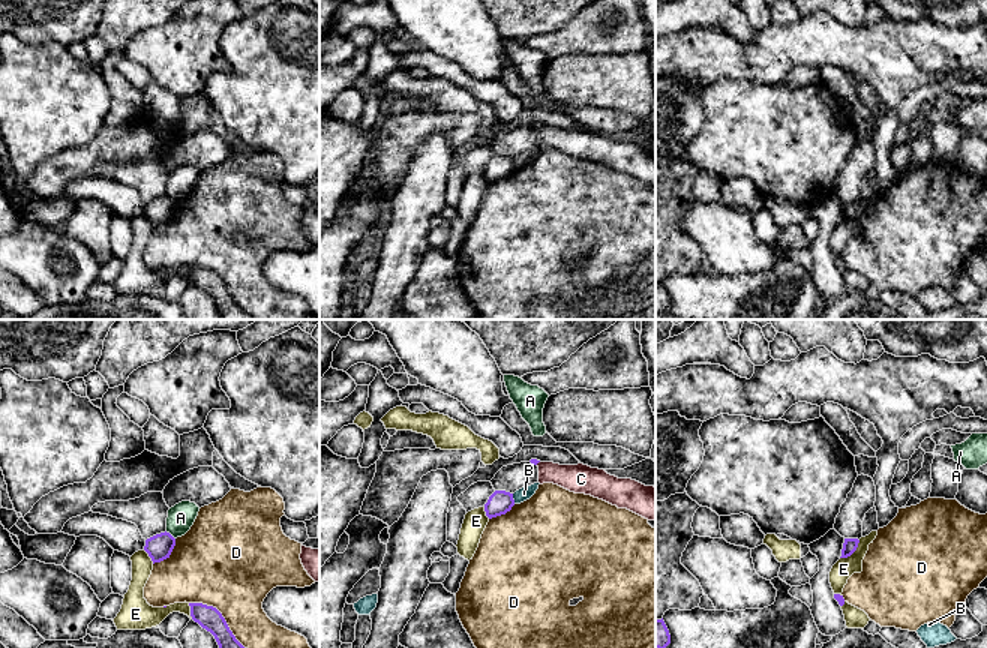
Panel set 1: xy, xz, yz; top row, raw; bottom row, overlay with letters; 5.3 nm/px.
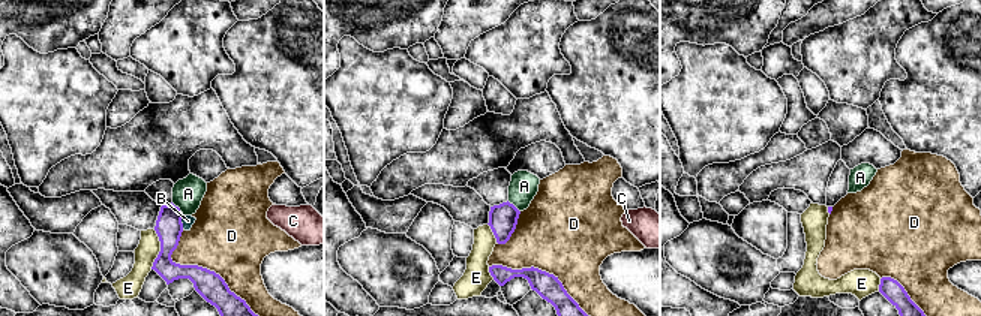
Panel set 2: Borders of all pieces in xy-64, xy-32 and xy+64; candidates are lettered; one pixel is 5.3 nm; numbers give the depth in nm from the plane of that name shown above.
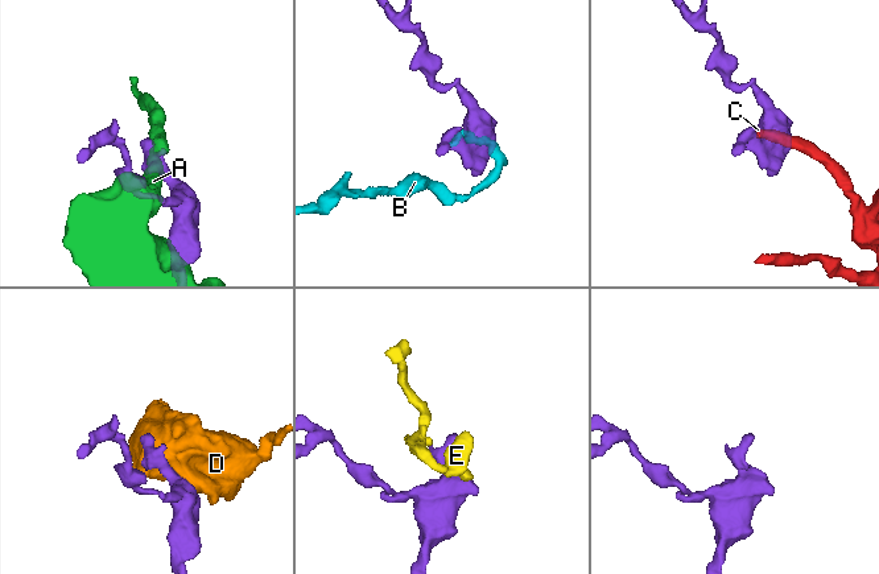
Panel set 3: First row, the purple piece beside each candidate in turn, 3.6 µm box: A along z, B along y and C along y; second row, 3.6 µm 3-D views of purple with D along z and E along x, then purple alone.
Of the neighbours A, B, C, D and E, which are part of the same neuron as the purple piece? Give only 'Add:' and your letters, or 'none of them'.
Add: none of them

